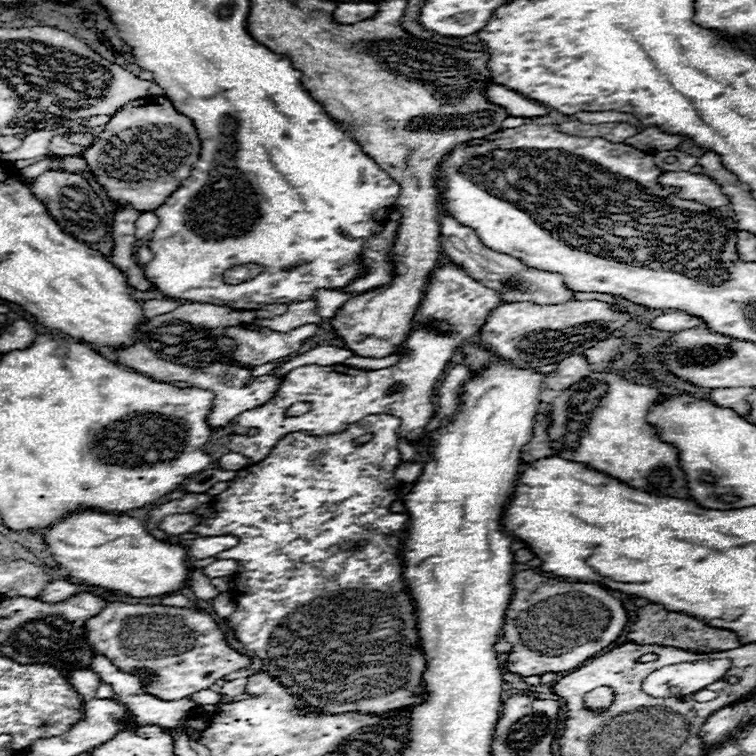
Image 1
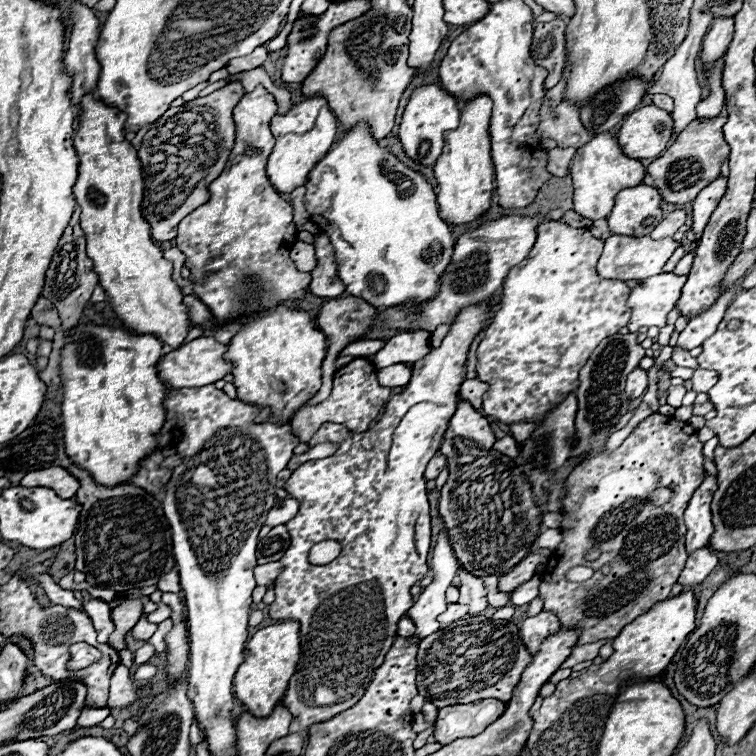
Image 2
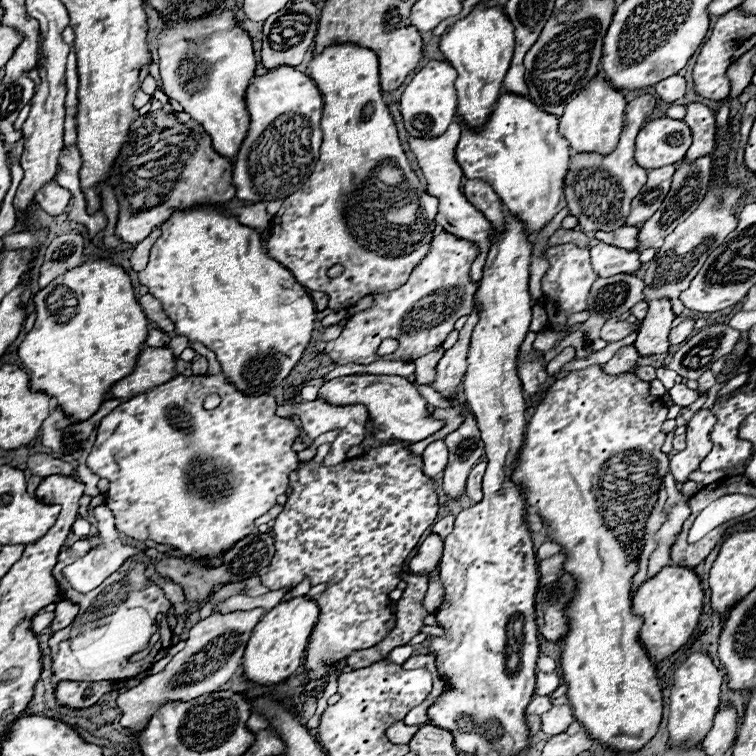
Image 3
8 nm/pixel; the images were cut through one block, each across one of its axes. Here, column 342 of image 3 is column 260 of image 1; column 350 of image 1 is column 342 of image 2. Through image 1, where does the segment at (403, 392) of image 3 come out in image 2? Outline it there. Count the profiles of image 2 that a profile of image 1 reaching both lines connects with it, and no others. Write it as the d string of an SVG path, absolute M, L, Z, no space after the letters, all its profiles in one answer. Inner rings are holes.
M358 340L358 342L352 342L348 344L340 356L370 356L370 354L376 354L380 348L384 346L382 340Z

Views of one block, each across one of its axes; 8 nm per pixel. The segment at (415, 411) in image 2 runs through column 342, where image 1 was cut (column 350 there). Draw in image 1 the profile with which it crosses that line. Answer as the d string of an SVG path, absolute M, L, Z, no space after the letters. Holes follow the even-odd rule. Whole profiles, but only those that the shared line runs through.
M368 416L362 422L358 422L358 432L362 434L372 434L374 438L362 446L356 446L356 440L340 442L340 434L316 438L306 432L294 432L282 438L272 452L268 454L266 460L252 464L248 468L238 470L236 478L230 480L228 490L218 494L214 498L214 512L216 516L212 520L206 520L198 526L192 528L194 534L232 534L238 538L238 544L230 550L224 550L218 554L222 560L236 560L238 562L238 574L236 574L236 602L238 608L236 612L228 618L228 624L236 630L236 638L244 644L246 652L262 660L262 670L272 672L274 678L278 678L278 670L282 672L282 684L288 688L288 692L298 694L308 706L328 712L328 714L340 714L340 712L388 712L412 704L420 704L426 700L426 690L422 686L422 672L426 668L426 658L424 652L420 650L420 638L416 630L416 608L414 602L408 594L408 586L402 578L402 560L396 560L400 554L400 532L402 524L406 522L406 514L386 514L384 510L384 494L376 494L378 488L388 490L388 502L392 504L398 496L398 486L400 482L394 478L394 466L400 462L400 452L398 452L398 426L400 420L394 416Z

